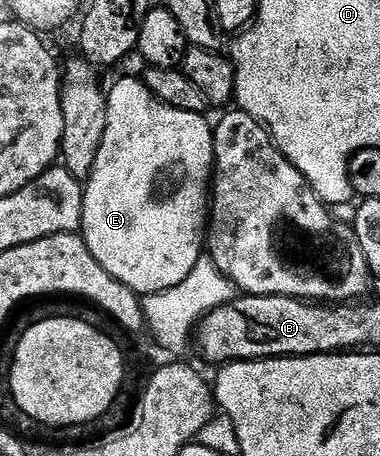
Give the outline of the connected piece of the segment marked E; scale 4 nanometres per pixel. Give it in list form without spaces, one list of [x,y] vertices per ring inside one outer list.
[[[138,76],[123,77],[116,83],[107,93],[107,122],[105,123],[105,135],[101,139],[101,151],[97,151],[97,163],[93,163],[93,171],[91,176],[85,182],[83,190],[83,224],[81,226],[81,236],[83,242],[89,247],[89,251],[93,255],[93,259],[97,259],[97,263],[101,263],[101,267],[105,267],[105,271],[109,271],[109,275],[113,275],[113,279],[117,279],[125,287],[129,287],[138,295],[146,295],[149,293],[160,293],[169,287],[177,287],[177,283],[181,283],[181,279],[185,279],[185,275],[189,275],[189,271],[193,271],[193,267],[198,263],[200,257],[205,253],[205,238],[209,228],[209,194],[213,189],[213,174],[215,172],[215,134],[213,132],[212,122],[207,122],[208,118],[202,113],[190,113],[189,111],[177,111],[177,107],[169,107],[165,103],[158,101],[147,86],[143,84]]]

